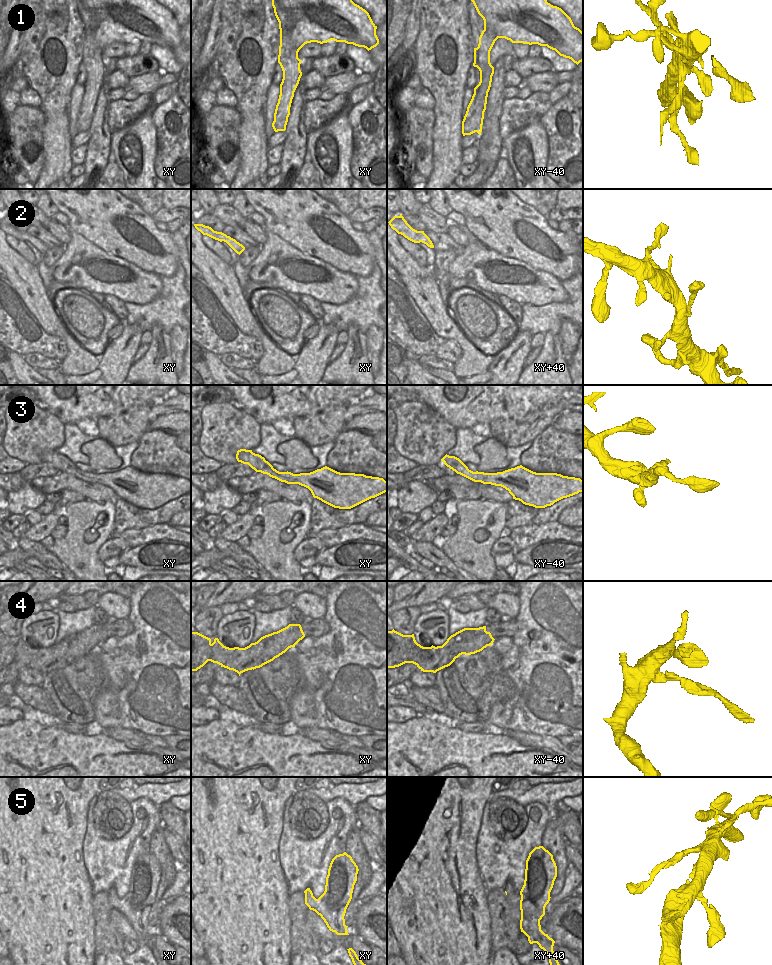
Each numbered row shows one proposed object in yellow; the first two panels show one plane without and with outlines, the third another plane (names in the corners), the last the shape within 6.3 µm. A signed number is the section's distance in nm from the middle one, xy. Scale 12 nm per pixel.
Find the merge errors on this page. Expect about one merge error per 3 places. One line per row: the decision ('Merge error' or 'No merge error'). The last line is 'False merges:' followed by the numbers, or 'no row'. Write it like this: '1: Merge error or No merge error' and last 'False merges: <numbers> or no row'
1: No merge error
2: No merge error
3: No merge error
4: Merge error
5: No merge error
False merges: 4

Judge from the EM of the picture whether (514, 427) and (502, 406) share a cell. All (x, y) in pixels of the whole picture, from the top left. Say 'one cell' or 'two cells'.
two cells

